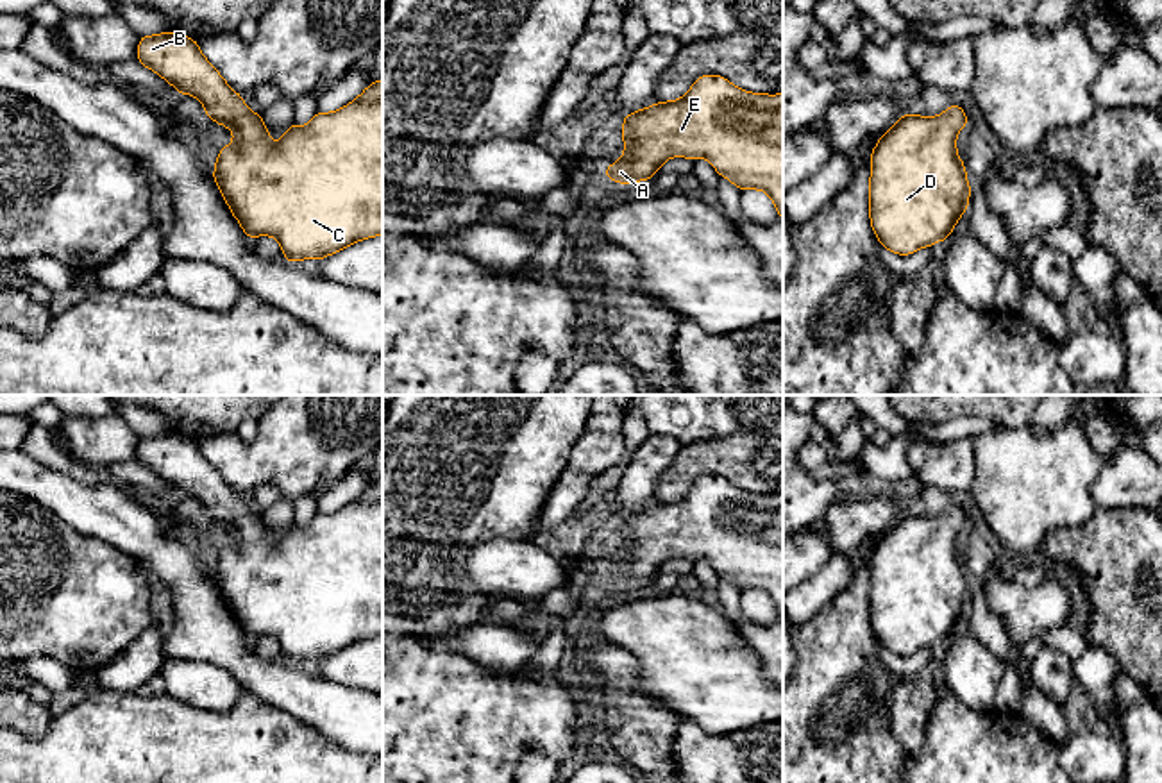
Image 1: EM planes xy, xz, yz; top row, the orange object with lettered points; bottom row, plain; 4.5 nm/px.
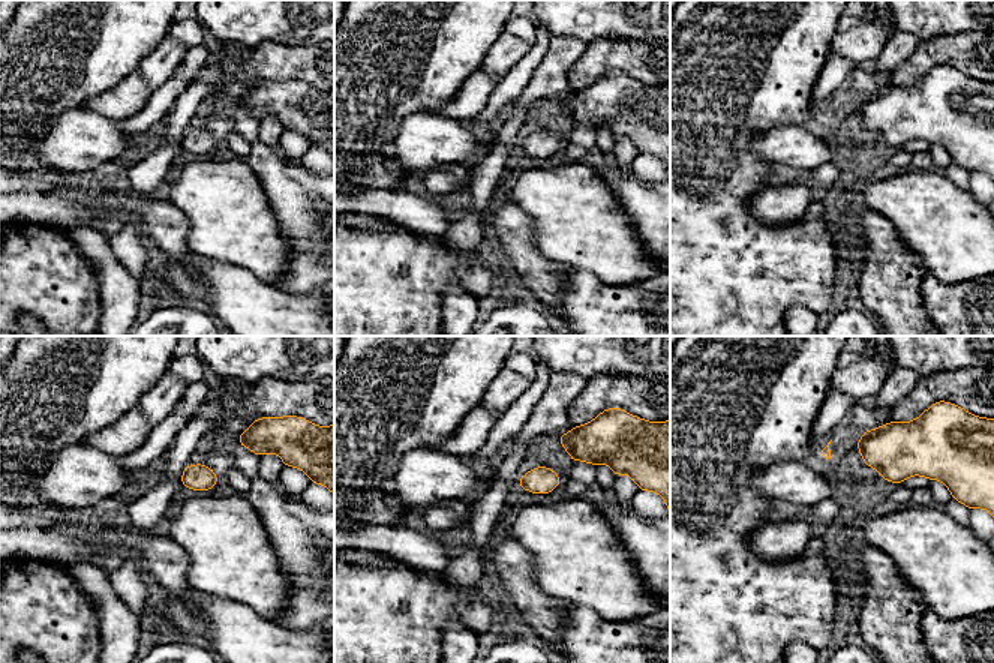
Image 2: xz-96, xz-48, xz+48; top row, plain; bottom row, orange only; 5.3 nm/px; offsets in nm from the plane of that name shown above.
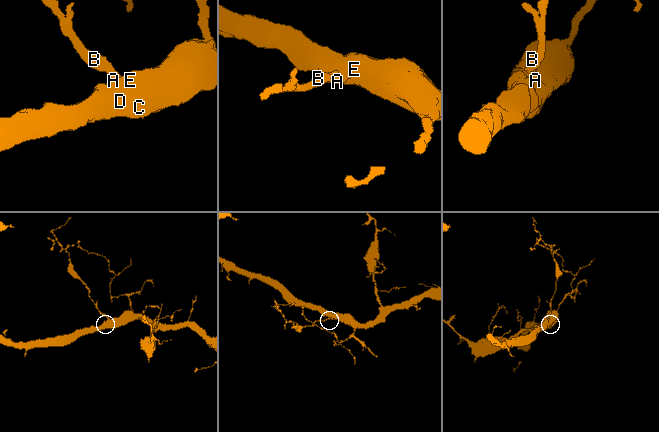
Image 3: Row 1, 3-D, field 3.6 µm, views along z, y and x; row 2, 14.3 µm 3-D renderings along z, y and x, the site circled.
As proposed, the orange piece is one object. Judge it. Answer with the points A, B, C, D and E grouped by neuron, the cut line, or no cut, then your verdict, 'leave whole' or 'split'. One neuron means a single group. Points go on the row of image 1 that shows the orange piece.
A B C D E; no cut; leave whole

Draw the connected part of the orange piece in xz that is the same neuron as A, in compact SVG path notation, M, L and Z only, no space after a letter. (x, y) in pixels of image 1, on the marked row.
M701 75L683 98L624 114L622 138L626 152L604 168L604 177L619 184L640 182L653 179L670 157L708 157L738 191L763 189L783 218L783 93L749 93L722 75Z

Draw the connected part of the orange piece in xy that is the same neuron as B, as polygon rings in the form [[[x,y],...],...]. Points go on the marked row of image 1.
[[[173,30],[139,36],[138,63],[161,75],[179,95],[197,97],[211,122],[232,130],[234,141],[220,148],[211,175],[250,240],[263,234],[275,238],[284,259],[295,263],[299,259],[322,261],[356,241],[383,234],[383,79],[368,84],[356,100],[334,113],[316,111],[306,127],[291,123],[281,141],[272,143],[259,113],[252,113],[241,95],[202,55],[198,41]]]

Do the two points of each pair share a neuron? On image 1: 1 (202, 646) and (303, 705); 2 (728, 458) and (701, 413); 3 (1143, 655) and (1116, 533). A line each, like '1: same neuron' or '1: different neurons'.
1: same neuron
2: different neurons
3: same neuron

